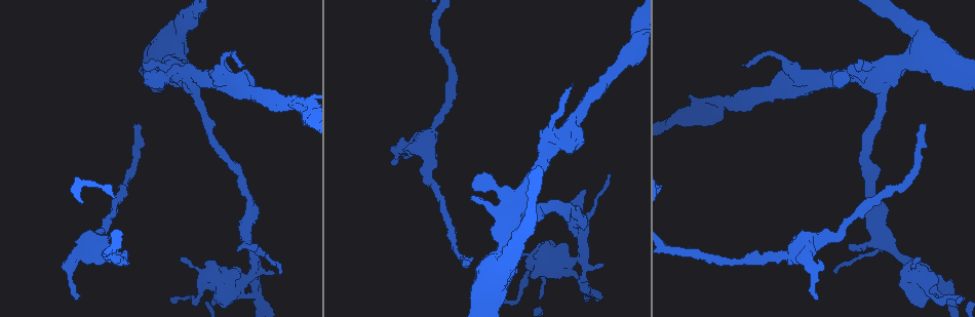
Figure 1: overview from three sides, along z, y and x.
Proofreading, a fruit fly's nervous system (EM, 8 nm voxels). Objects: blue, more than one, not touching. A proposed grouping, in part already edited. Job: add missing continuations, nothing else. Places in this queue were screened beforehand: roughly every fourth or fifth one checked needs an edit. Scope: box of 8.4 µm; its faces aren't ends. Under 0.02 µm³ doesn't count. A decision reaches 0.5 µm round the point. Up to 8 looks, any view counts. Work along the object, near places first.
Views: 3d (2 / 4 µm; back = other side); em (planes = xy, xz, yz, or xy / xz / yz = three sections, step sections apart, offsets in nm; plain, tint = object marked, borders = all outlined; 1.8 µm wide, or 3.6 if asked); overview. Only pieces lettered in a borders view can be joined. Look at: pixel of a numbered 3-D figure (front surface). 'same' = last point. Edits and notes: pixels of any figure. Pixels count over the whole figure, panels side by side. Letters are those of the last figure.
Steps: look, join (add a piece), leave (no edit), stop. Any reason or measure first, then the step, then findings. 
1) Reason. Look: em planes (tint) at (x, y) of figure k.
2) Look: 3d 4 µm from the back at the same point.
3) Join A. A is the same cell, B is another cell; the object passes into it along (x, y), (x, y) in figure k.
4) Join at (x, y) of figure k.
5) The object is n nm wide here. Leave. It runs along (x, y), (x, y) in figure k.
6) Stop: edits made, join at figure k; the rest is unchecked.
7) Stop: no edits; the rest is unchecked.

Tapers out. Look: em planes (borders) at (404, 158) of figure 1.

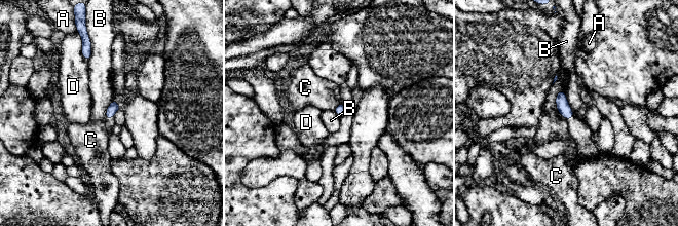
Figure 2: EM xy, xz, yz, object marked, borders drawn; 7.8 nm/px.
Leave. A, B, C and D are other cells; a border runs along (564, 91), (574, 116) in figure 2; no lettered piece goes on from it.

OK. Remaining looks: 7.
An open end. Look: em xz step 16 (tint) at (145, 68) of figure 1.

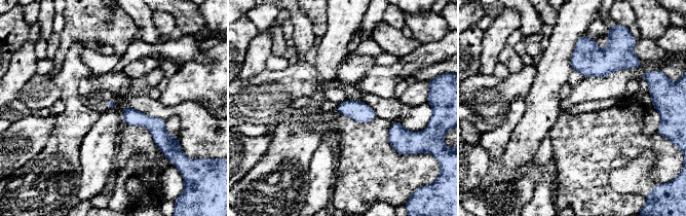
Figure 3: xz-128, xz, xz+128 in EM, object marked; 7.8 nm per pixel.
Look: em planes (borders) at the same point.

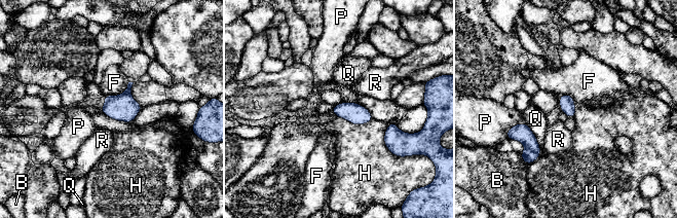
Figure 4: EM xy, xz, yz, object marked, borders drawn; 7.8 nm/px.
Leave. B, F, H, P, Q and R are other cells; a border runs along (335, 115), (358, 124), (372, 119) in figure 4; no lettered piece goes on from it.

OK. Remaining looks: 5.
Sudden change in width. Look: em 3.6 µm xz step 4 (borders) at (550, 148) of figure 1.

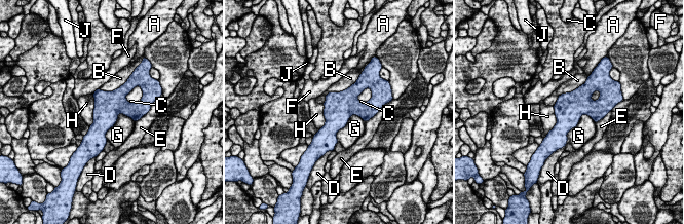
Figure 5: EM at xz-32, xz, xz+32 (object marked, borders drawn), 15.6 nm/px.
The object is 460 nm wide here; the longest contact is with B, 600 nm. Leave. A, B, C, D, E, F, G, H and J are other cells; none of them fits.

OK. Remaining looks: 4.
An open end. Look: em planes (borders) at (924, 124) of figure 1.

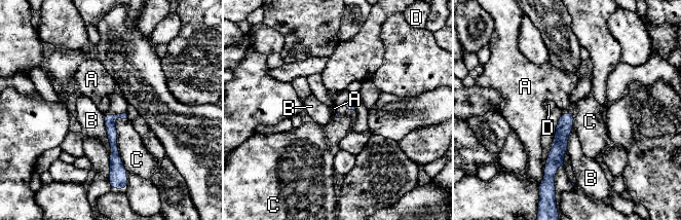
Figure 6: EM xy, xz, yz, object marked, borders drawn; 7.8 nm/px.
The longest contact is with C, 420 nm. Leave. A, B, C and D are other cells; none of them fits.

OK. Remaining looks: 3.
Stop: no edits; the rest is unchecked.

